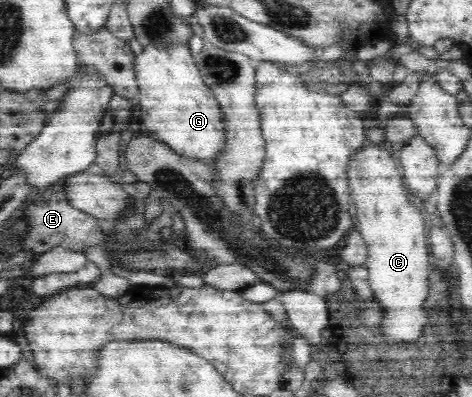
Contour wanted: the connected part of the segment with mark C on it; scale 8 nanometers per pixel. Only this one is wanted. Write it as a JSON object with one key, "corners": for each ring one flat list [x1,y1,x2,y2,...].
{"corners":[[387,145,364,146,360,153,354,157,348,178,352,185,352,196,356,204,355,231,364,238,367,253,368,285,374,299,382,307,382,321,380,321,380,332,390,342,404,341,412,343,424,335,426,325,430,325,431,317,426,308,426,298,429,294,429,280,432,266,428,257,428,243,424,233,424,214,407,199,408,188,404,186,403,173,397,160,387,152]]}

